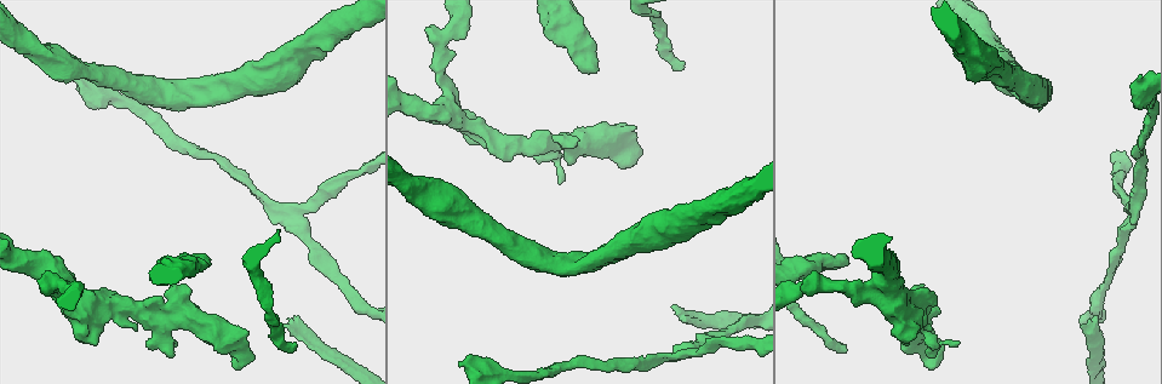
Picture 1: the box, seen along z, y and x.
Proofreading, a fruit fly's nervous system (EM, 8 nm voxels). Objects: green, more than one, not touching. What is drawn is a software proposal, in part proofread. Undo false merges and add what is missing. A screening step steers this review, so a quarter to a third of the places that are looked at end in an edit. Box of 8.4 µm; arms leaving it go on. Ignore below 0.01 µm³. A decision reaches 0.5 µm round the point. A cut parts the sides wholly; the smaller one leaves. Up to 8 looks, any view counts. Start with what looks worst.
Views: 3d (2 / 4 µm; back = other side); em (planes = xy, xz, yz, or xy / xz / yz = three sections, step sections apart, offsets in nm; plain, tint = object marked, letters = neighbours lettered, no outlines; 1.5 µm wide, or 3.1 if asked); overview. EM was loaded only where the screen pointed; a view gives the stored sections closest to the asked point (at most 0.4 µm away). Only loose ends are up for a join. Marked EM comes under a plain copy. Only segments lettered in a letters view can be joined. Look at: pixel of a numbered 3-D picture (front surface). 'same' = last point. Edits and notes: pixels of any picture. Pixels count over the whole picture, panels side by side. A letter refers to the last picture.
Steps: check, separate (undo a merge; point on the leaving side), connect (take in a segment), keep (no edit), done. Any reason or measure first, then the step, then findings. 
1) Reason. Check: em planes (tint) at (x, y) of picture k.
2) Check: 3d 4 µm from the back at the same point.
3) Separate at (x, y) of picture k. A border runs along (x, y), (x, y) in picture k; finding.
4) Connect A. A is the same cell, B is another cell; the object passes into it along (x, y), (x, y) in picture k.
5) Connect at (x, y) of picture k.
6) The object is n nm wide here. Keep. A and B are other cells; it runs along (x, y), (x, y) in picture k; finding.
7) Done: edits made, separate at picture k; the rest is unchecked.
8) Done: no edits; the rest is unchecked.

An open end. Check: 3d 4 µm at (596, 72) of picture 1.

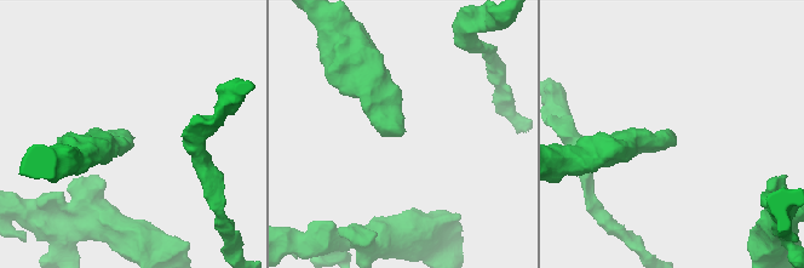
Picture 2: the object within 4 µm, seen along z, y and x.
Check: em xz step 8 (tint) at (673, 132) of picture 2.

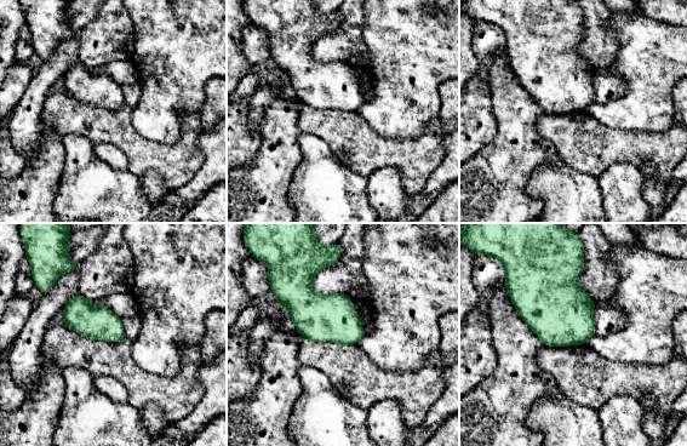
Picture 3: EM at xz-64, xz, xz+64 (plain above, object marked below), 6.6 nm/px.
Another direction. Check: em planes (letters) at the same point.

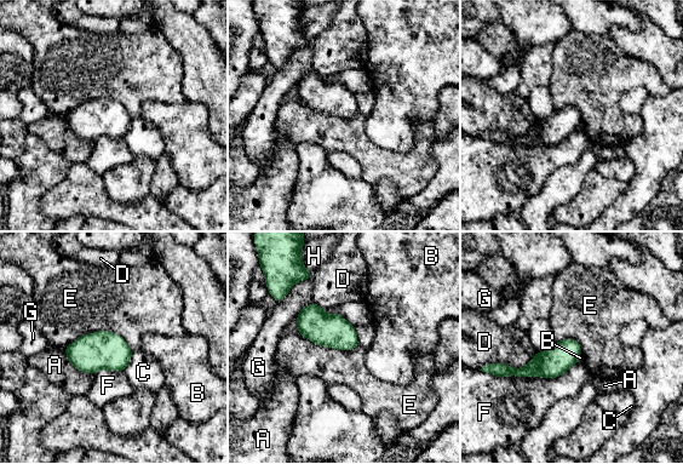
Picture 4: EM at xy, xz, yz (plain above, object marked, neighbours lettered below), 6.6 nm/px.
Keep. A, B, C, D, E, F, G and H are other cells; a border runs along (297, 331), (317, 344), (357, 345) in picture 4; none of them fits.

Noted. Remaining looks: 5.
Free end. Check: em xy step 4 (tint) at (168, 288) of picture 1.

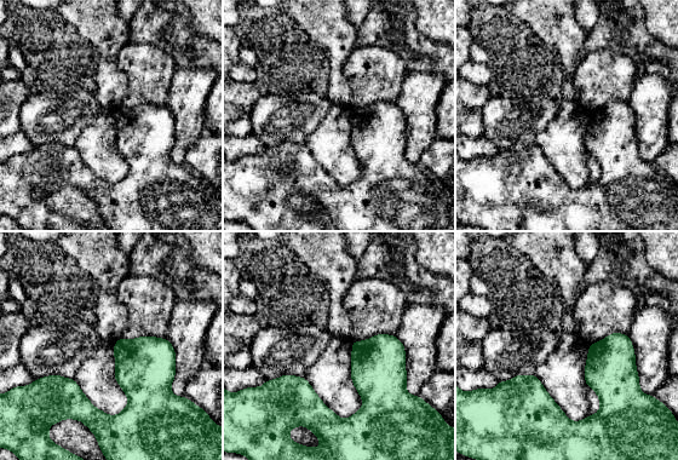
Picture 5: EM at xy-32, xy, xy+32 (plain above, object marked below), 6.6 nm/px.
Check: em planes (letters) at the same point.

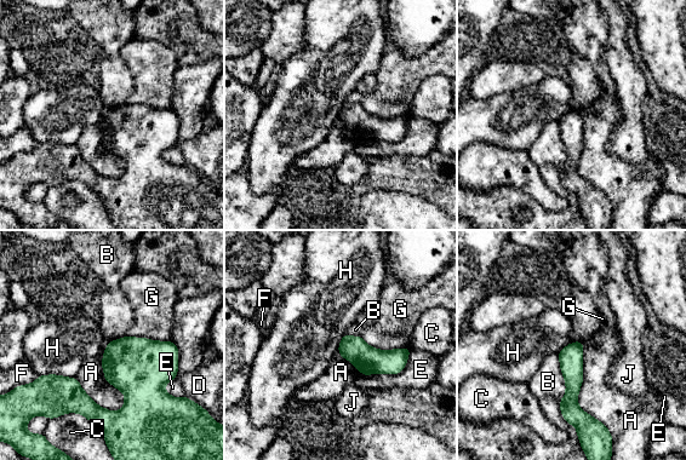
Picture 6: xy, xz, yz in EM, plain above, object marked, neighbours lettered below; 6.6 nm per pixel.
Keep. A, B, C, D, E, F, G, H and J are other cells; a border runs along (38, 375), (59, 374), (75, 378) in picture 6; none of them fits.

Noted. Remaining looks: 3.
Two arms in line, one across. Check: 3d 2 µm at (1132, 210) of picture 1.

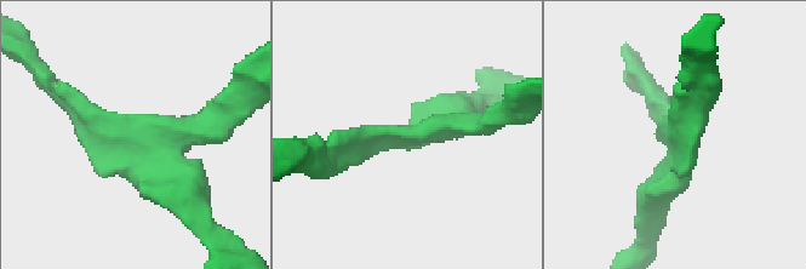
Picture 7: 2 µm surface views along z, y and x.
3 arms meet here; the arms are 160, 180, 240 nm wide; now the EM. Check: em planes (letters) at (675, 140) of picture 7.

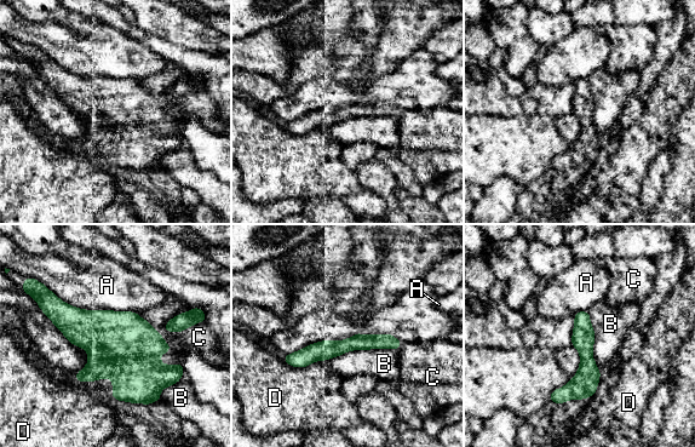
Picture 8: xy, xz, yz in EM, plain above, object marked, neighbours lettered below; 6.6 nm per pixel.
Keep. A, B, C and D are other cells; it runs along (396, 343), (357, 342), (287, 359) in picture 8; one cell here.

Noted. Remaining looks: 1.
Done: no edits; the rest is unchecked.

